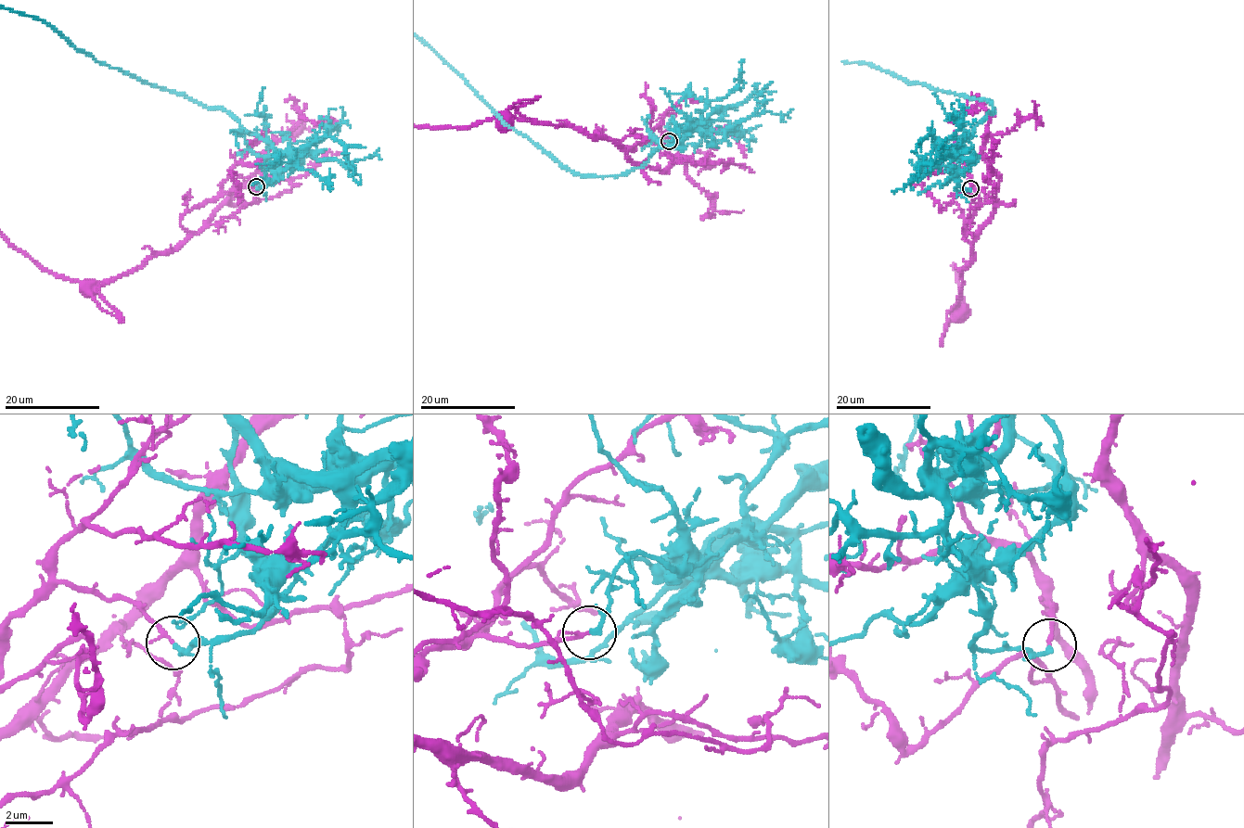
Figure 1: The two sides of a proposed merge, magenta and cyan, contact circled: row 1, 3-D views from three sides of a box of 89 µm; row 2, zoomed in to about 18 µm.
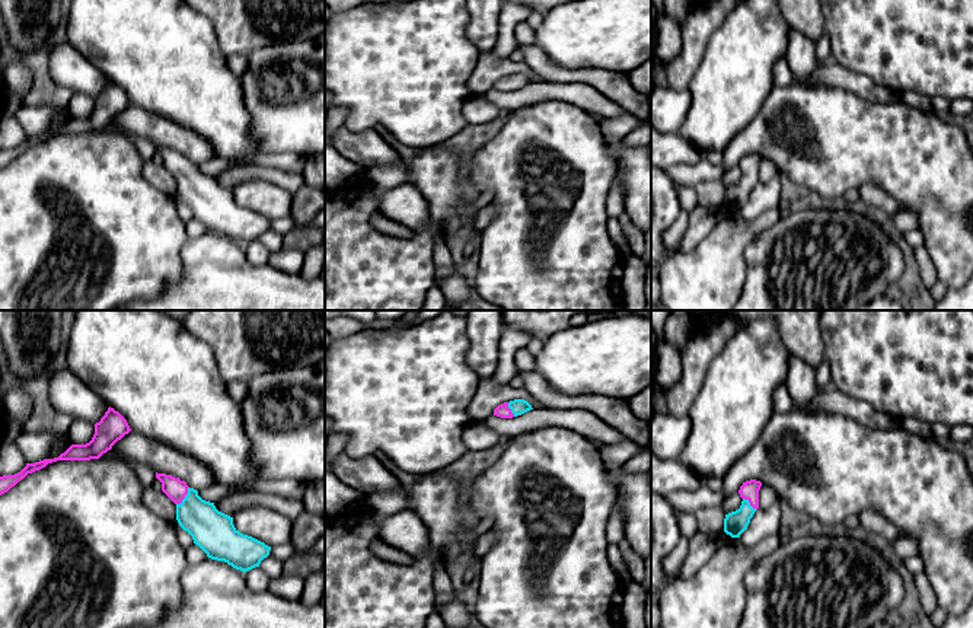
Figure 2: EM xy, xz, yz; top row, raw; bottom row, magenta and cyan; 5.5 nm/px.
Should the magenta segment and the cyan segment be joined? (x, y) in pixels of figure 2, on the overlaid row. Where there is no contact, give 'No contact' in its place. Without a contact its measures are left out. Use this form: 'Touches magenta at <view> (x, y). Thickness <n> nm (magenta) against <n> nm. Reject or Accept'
Touches magenta at xy (184, 497). Thickness 120 nm (magenta) against 220 nm. Reject

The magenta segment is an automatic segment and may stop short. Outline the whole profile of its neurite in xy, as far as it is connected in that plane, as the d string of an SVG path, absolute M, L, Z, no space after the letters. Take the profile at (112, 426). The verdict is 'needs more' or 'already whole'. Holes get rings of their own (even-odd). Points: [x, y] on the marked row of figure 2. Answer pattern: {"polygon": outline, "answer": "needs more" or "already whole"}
{"polygon": "M108 408L99 423L95 424L95 434L86 444L71 444L64 453L54 459L44 459L35 463L26 463L26 466L15 475L0 476L0 495L7 492L28 474L45 468L48 463L57 460L90 460L99 459L103 453L112 449L112 446L131 431L127 420L114 408Z", "answer": "already whole"}

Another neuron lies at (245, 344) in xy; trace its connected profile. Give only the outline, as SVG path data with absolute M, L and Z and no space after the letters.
M191 310L182 323L210 345L226 383L281 374L325 358L325 310Z

